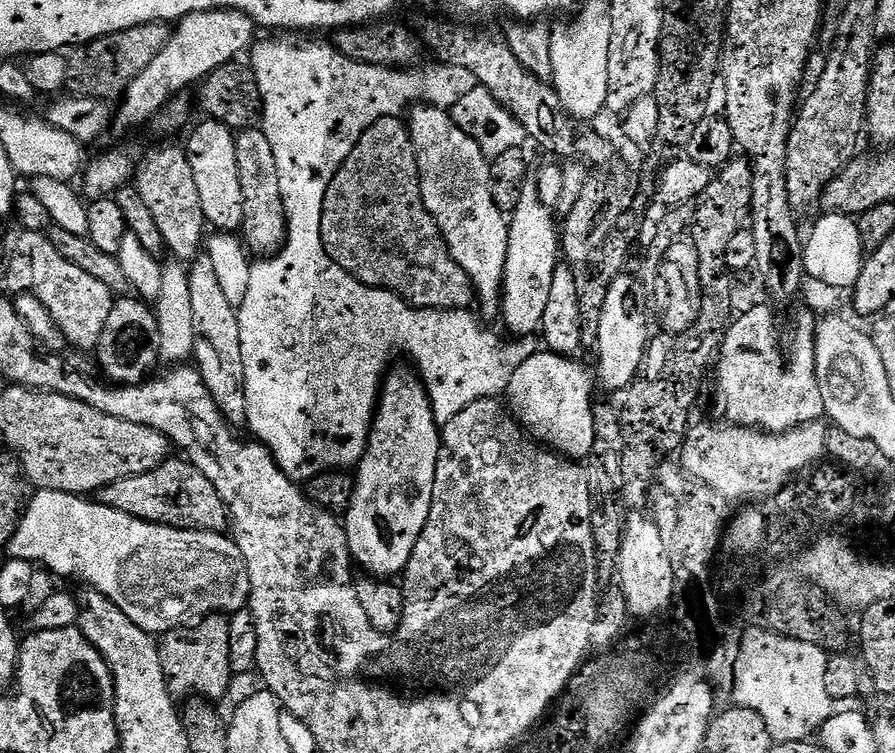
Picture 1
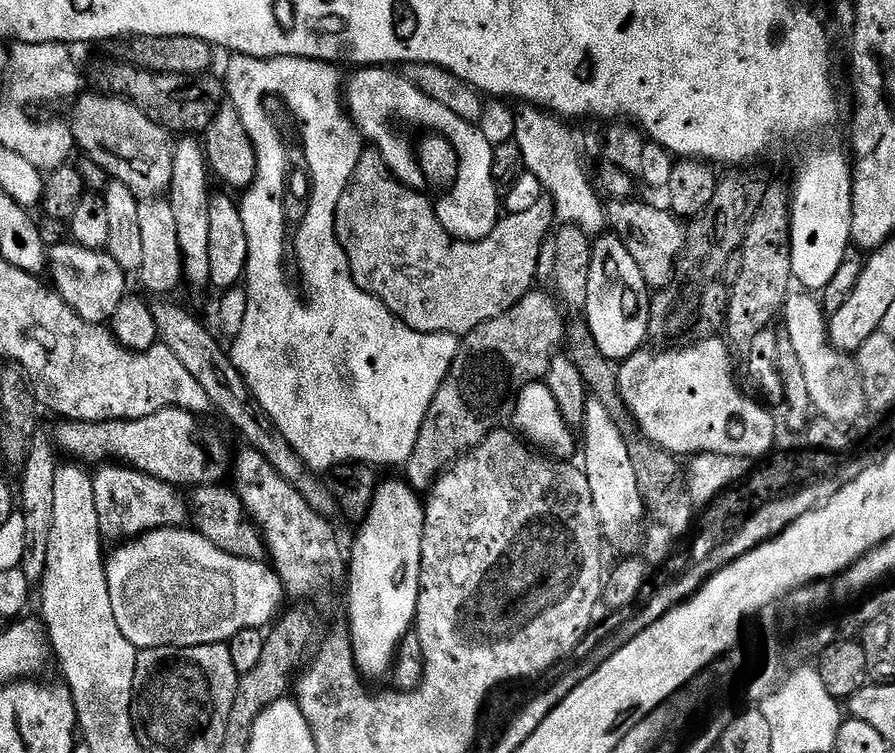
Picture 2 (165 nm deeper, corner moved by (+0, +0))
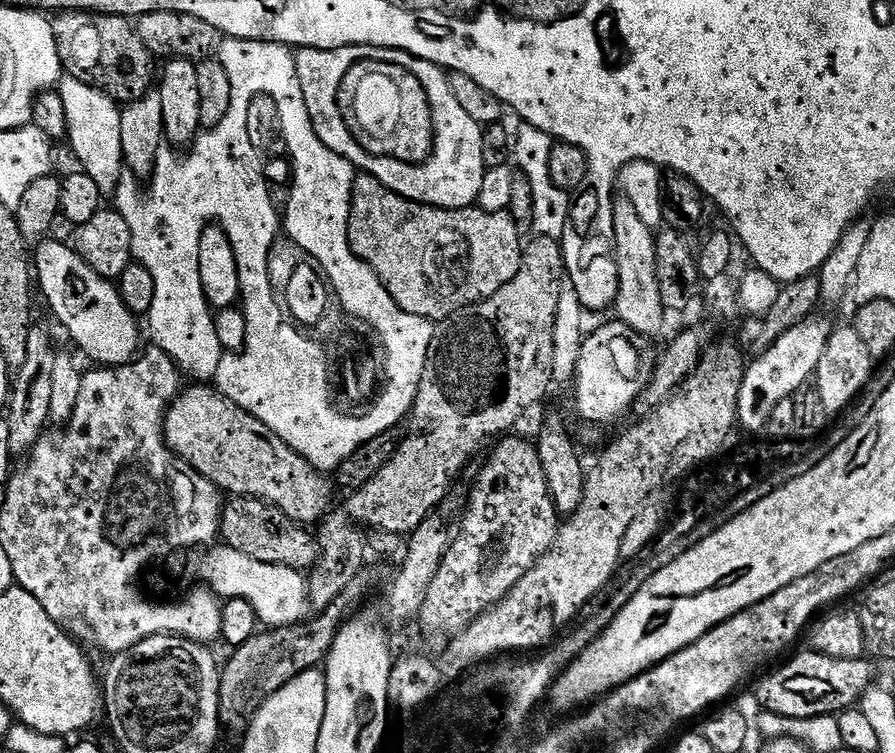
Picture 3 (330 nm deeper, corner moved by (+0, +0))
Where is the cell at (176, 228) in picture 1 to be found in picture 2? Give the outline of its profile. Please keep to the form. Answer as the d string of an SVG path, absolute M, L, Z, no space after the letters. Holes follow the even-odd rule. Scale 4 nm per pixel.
M89 90L76 102L70 127L75 145L85 153L98 153L100 144L106 144L110 157L114 158L117 172L115 179L139 193L163 193L173 180L175 137L164 125L152 121L136 104L123 96L109 92Z

